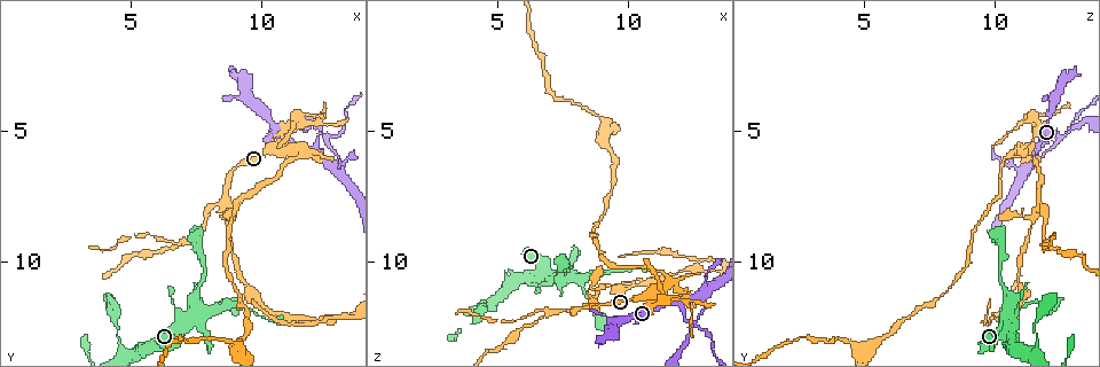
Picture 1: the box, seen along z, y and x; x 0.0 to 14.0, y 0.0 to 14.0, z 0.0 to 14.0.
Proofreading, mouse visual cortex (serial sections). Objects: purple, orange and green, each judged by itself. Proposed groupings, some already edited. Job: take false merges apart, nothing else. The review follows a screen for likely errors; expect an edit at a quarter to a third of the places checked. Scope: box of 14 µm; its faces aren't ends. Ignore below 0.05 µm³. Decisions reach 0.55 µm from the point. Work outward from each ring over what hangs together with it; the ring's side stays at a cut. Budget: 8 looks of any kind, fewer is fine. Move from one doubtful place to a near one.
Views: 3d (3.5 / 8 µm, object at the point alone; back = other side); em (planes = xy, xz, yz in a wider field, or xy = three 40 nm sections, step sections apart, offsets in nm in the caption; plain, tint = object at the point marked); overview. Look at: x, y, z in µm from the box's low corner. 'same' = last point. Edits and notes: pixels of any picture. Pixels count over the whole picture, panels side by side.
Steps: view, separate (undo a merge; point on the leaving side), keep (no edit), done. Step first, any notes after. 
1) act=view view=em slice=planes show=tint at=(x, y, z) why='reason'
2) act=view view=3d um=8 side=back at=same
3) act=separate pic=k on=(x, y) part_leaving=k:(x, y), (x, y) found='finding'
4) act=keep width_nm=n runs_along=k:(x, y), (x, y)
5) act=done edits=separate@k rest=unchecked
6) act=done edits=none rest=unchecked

act=view view=3d um=3.5 at=(10.7, 5.3, 11.6) why='three arms meet'

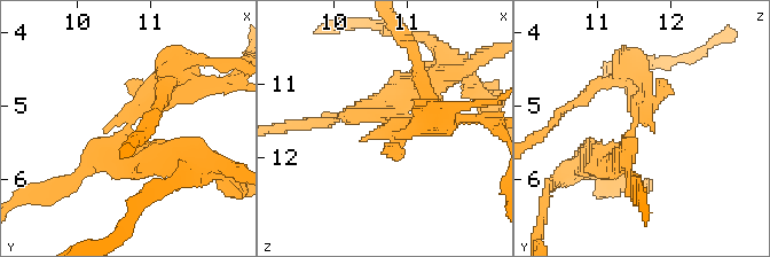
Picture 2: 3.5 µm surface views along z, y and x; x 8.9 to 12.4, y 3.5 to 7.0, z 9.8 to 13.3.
act=view view=em slice=xy step=2 show=tint at=(10.70, 5.25, 11.45)

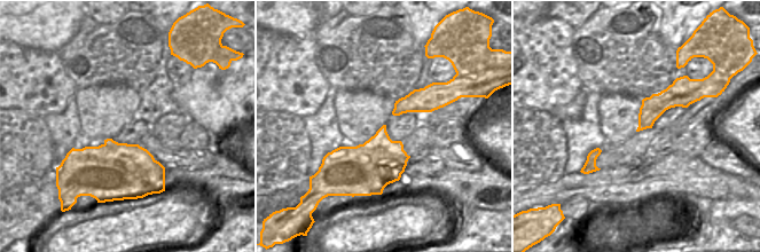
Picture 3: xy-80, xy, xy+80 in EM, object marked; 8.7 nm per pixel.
act=separate pic=2 on=(132, 88) found='two cells meet here'

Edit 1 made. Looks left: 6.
act=view view=3d um=3.5 at=(8.6, 7.7, 11.6) why='four or more arms meet'

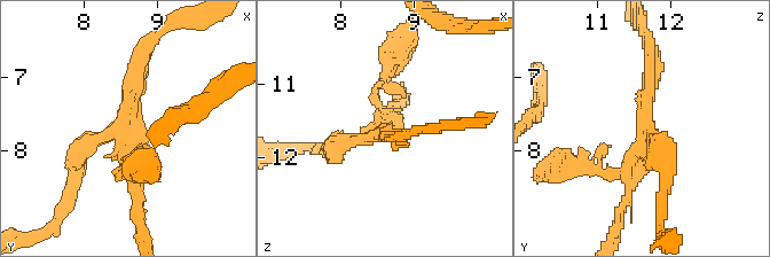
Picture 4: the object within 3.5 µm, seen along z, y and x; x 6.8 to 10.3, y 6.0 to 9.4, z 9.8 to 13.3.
act=view view=em slice=planes show=tint at=(8.65, 7.60, 11.65)

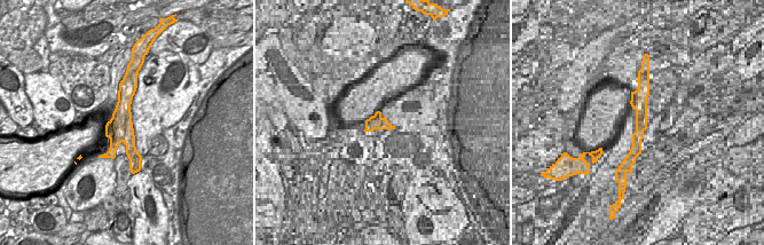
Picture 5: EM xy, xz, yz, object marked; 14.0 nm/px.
act=separate pic=4 on=(81, 164) found='two cells meet here'

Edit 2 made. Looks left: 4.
act=view view=3d um=3.5 at=(12.4, 5.1, 12.4)

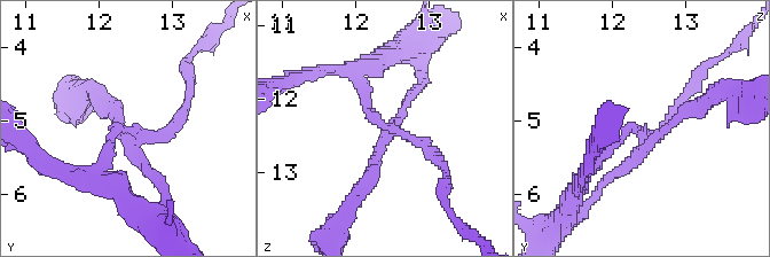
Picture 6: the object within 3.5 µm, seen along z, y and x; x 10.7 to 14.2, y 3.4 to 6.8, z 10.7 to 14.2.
act=view view=em slice=planes show=tint at=(12.50, 5.15, 12.45) arms=3 arm_widths_nm=150,200,200 why='now the EM'

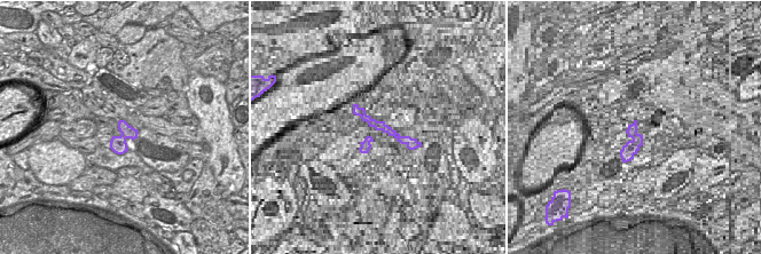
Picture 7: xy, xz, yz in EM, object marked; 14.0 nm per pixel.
act=keep runs_along=6:(596, 168), (628, 129), (651, 143), (696, 108) found='one cell here'

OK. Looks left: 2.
act=view view=3d um=8 at=(12.6, 12.2, 10.0) why='sharp bend'

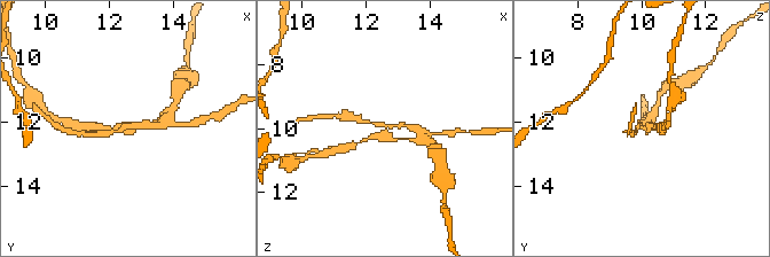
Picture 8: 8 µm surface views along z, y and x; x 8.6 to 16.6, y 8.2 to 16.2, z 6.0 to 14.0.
act=view view=em slice=xy step=5 show=tint at=(12.5, 12.2, 9.9)

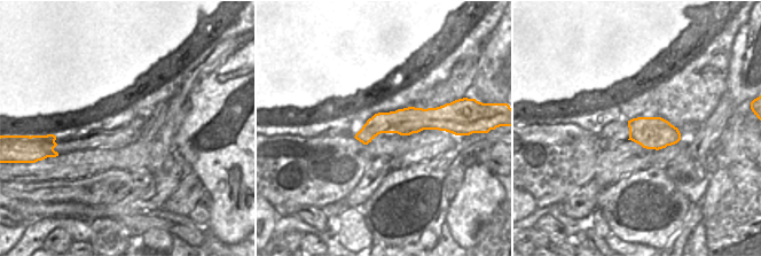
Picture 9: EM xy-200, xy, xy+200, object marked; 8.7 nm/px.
act=separate pic=8 on=(105, 133) found='a second cell is stuck on'

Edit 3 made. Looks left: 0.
act=done edits=separate@2,separate@4,separate@8 rest=unchecked

